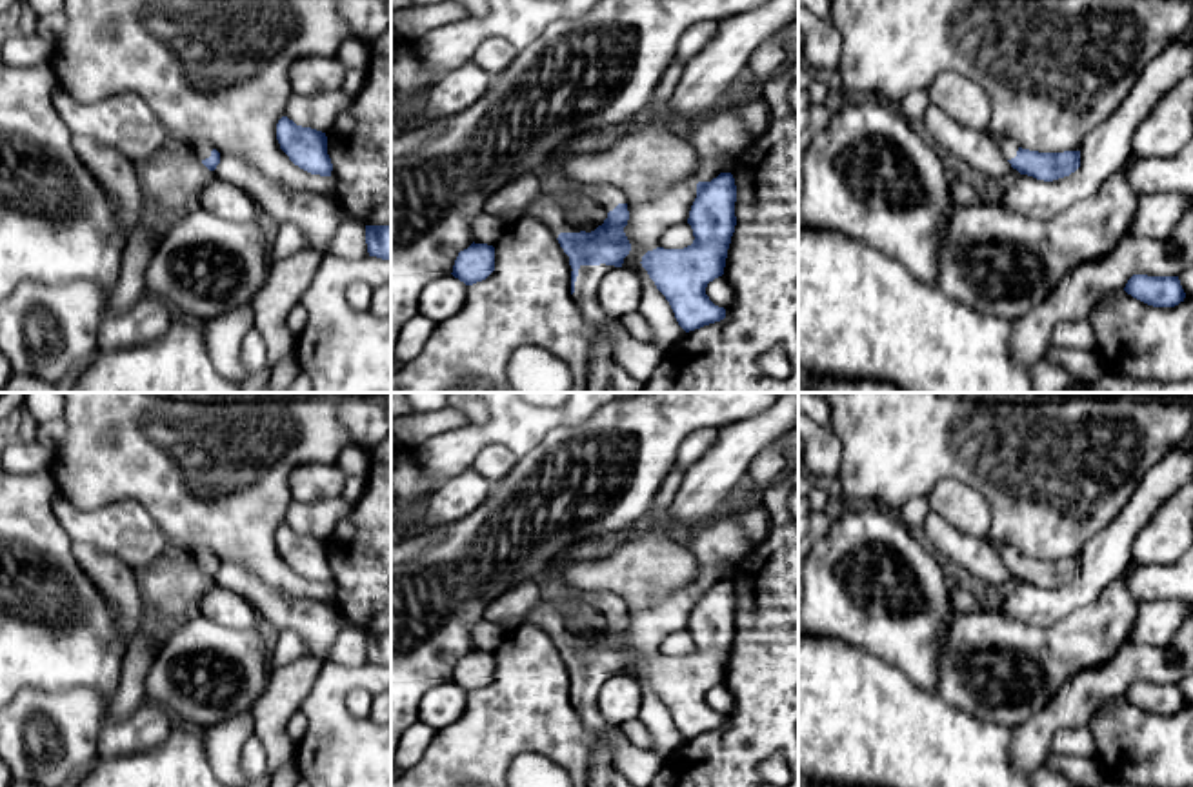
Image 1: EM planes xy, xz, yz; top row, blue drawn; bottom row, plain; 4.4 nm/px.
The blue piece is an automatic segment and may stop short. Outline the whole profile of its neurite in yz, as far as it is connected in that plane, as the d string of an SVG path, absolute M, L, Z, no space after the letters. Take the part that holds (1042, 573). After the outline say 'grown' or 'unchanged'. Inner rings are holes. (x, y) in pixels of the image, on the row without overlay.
M1000 543L997 551L1013 576L1037 587L1053 589L1069 583L1080 574L1080 558L1038 560L1022 556L1006 543Z; grown

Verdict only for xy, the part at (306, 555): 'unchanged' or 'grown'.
unchanged

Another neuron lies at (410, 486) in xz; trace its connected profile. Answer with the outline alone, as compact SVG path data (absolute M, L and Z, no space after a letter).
M413 449L391 453L391 509L407 520L438 487L438 482L420 469Z

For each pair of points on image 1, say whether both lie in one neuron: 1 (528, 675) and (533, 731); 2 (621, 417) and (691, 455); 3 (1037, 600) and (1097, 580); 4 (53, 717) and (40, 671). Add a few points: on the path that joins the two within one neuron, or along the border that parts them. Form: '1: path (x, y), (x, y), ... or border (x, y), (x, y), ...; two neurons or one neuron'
1: path (530, 689), (533, 717); one neuron
2: border (697, 429), (682, 442), (675, 464); two neurons
3: path (1052, 600), (1062, 600), (1082, 591); one neuron
4: border (90, 687), (59, 691), (22, 687), (19, 691); two neurons

